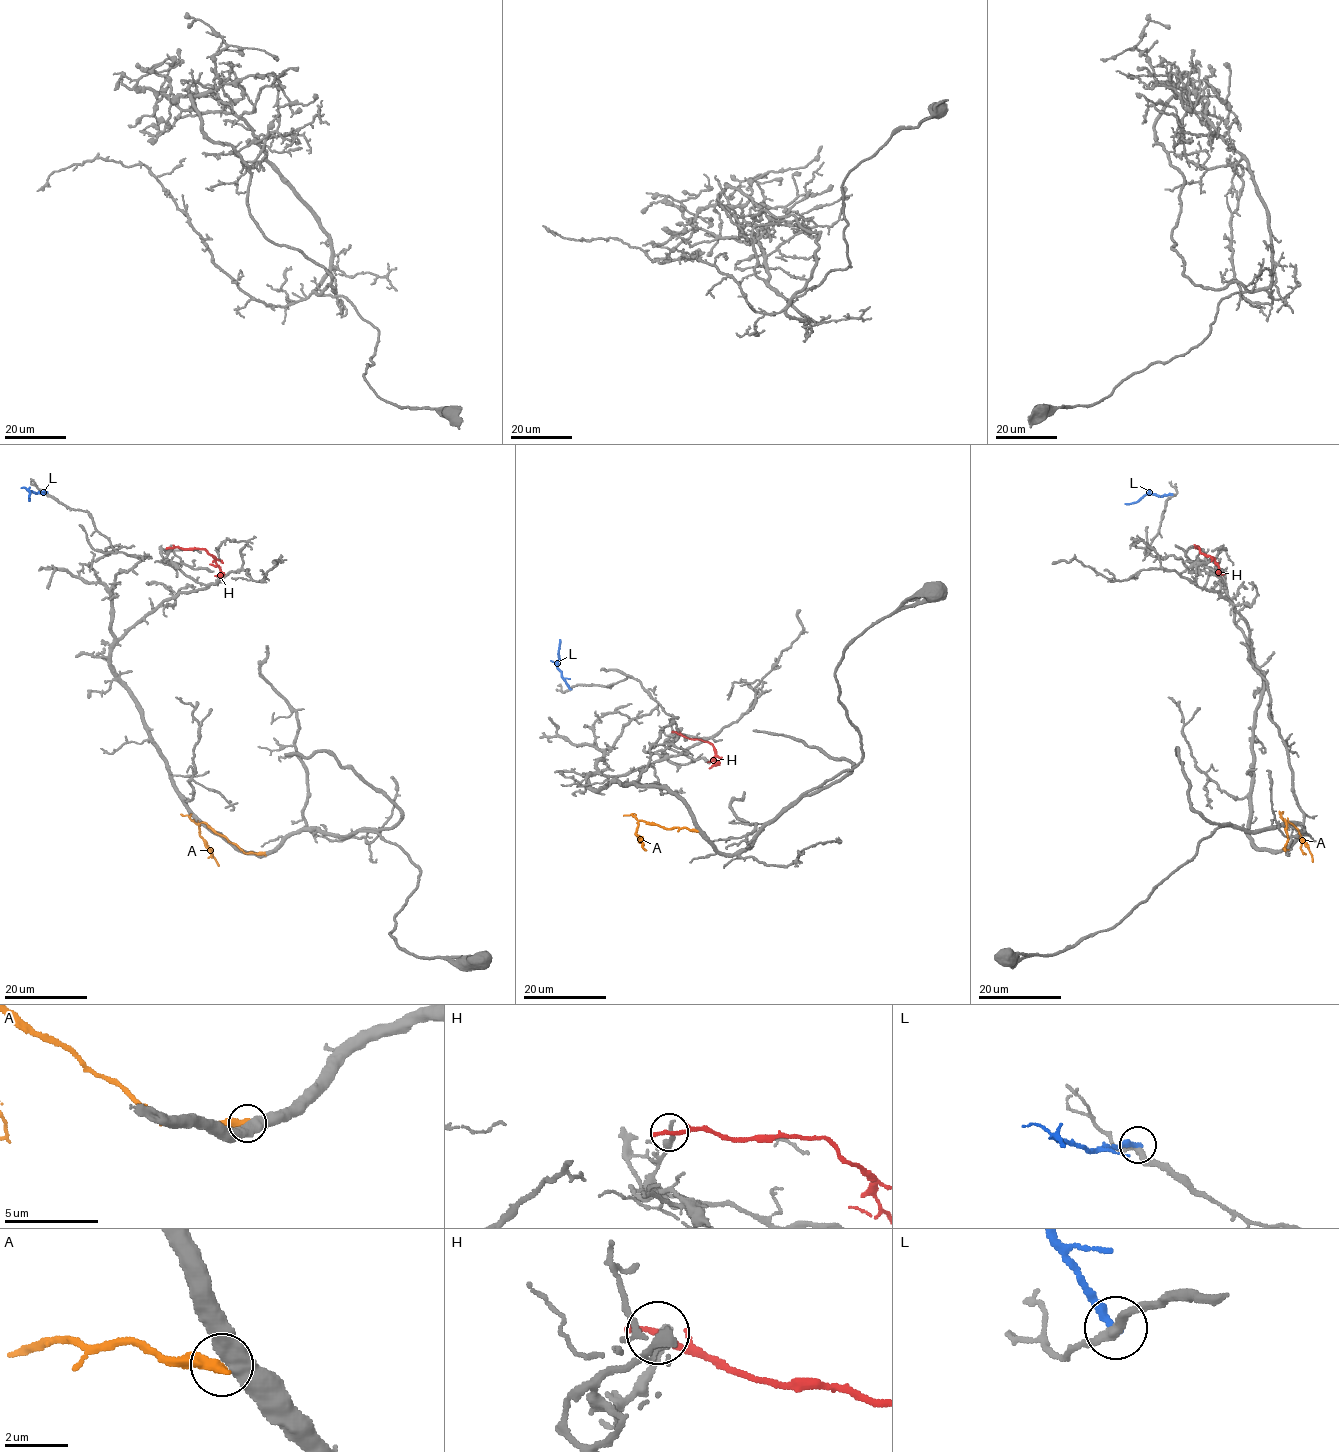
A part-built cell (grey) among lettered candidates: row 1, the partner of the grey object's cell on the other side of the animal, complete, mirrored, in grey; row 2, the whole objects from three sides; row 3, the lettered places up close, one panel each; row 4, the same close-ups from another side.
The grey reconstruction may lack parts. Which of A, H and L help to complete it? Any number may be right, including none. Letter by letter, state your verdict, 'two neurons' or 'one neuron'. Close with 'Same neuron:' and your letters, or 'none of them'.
A: two neurons
H: two neurons
L: two neurons
Same neuron: none of them

